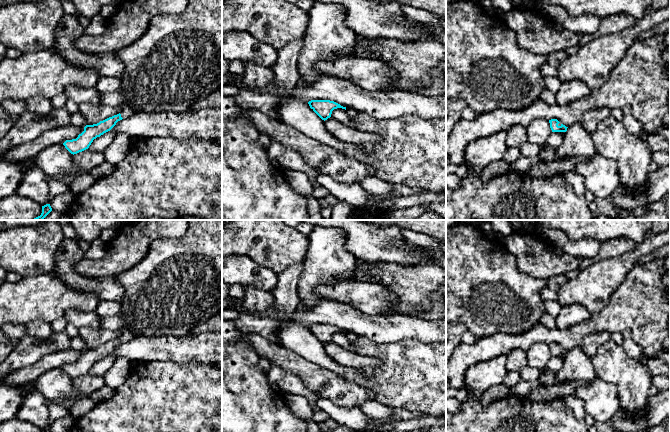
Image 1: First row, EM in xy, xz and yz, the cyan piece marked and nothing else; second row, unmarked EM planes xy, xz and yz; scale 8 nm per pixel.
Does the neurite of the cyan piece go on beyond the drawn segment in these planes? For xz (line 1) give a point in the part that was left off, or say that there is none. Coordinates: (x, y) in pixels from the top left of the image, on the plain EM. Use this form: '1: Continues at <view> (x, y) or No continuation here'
1: No continuation here

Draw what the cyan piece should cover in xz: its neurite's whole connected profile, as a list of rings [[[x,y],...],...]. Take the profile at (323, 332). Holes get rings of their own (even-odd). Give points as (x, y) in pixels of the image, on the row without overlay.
[[[311,324],[308,328],[310,332],[324,345],[331,341],[334,333],[342,332],[346,334],[346,331],[330,324]]]

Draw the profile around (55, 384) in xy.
[[[63,368],[51,369],[40,375],[34,382],[34,390],[47,400],[68,399],[75,394],[73,378]]]

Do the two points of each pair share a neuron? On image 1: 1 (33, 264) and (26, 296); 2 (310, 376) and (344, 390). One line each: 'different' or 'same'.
1: different
2: same

